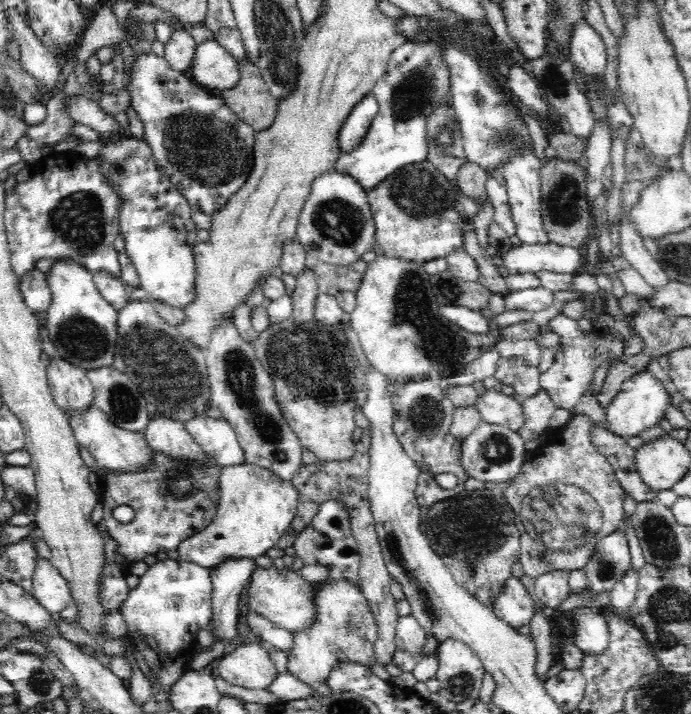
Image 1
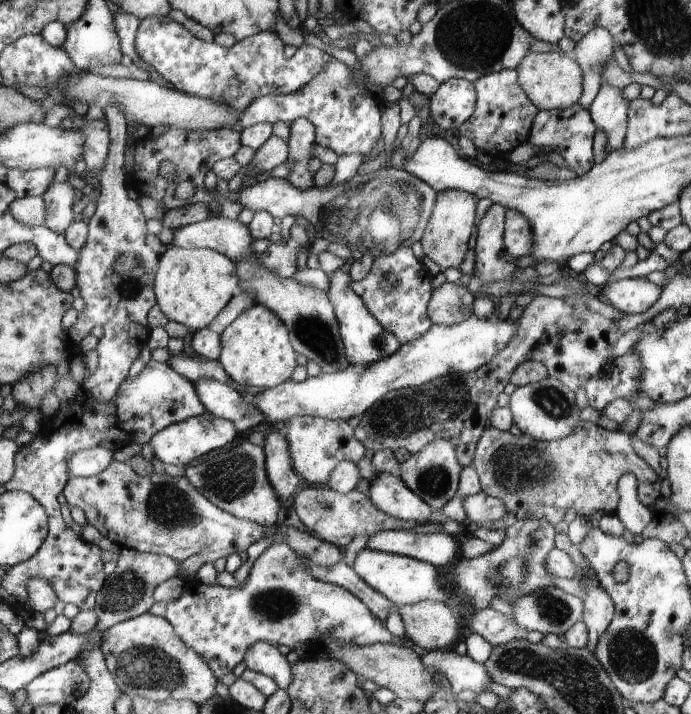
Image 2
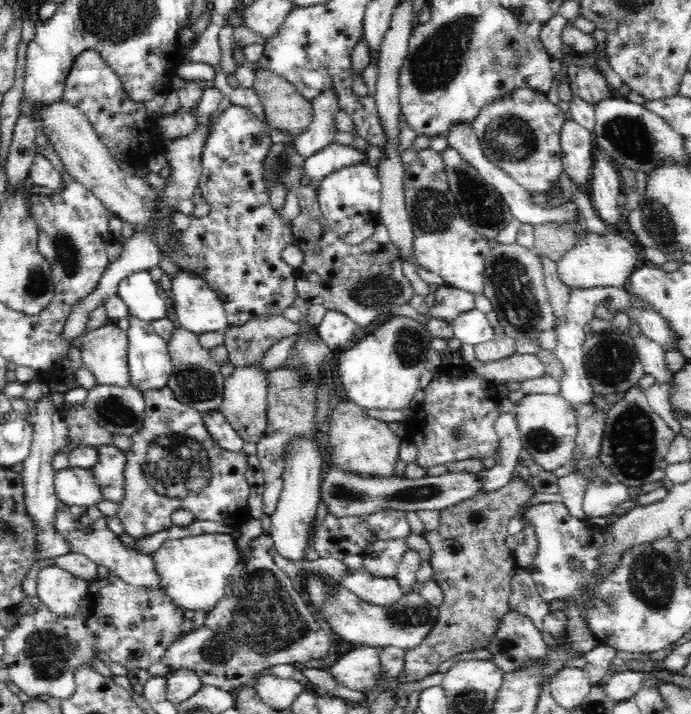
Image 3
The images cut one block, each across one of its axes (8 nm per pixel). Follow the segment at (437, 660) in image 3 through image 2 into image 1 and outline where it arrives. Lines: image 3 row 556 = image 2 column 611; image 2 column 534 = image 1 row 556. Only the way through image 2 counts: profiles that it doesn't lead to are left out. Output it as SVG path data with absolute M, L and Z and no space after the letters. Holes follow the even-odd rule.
M488 488L464 489L463 492L428 508L427 516L423 534L427 537L433 551L440 556L453 580L485 607L494 608L496 597L500 594L506 580L513 576L512 566L519 562L521 554L521 537L515 524L515 516L504 496L500 491Z

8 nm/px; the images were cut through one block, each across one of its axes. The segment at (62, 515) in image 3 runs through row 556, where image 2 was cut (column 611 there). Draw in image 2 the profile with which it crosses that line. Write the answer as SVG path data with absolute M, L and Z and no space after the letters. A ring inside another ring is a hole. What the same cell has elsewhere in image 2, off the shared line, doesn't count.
M604 84L590 104L589 112L595 121L595 130L600 130L608 138L610 150L623 148L627 135L628 106L623 97L623 89Z

